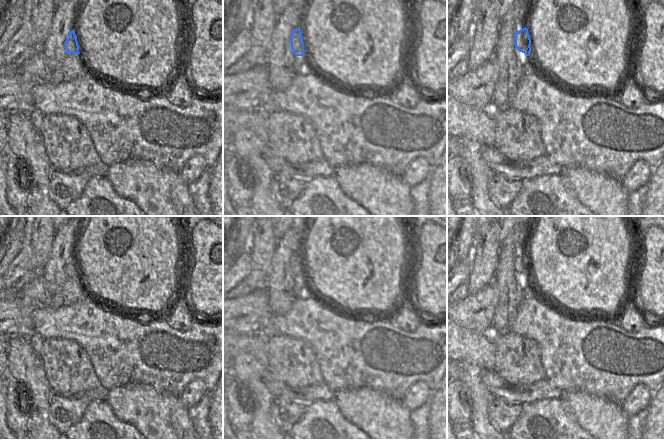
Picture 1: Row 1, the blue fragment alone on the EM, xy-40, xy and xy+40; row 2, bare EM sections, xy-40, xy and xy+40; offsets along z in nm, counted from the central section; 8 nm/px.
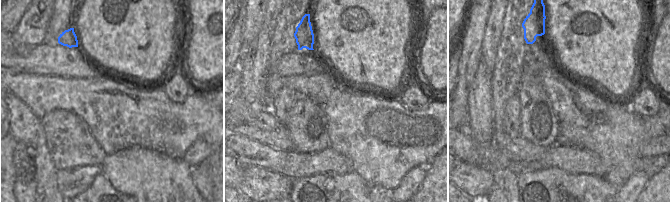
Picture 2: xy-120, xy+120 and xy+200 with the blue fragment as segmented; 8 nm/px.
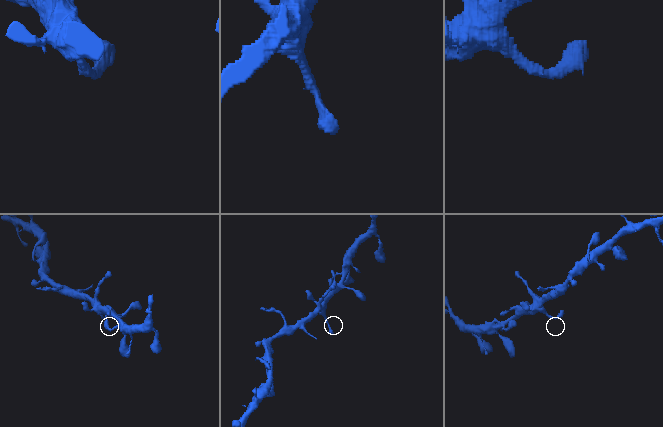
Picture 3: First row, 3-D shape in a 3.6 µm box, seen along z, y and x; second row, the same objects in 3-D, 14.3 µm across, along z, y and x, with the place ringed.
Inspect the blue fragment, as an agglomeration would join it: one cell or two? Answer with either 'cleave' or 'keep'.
keep

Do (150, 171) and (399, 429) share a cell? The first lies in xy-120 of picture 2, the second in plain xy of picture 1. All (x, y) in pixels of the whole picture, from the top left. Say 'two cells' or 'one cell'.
one cell

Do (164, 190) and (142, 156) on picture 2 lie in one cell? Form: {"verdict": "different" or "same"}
{"verdict": "same"}

